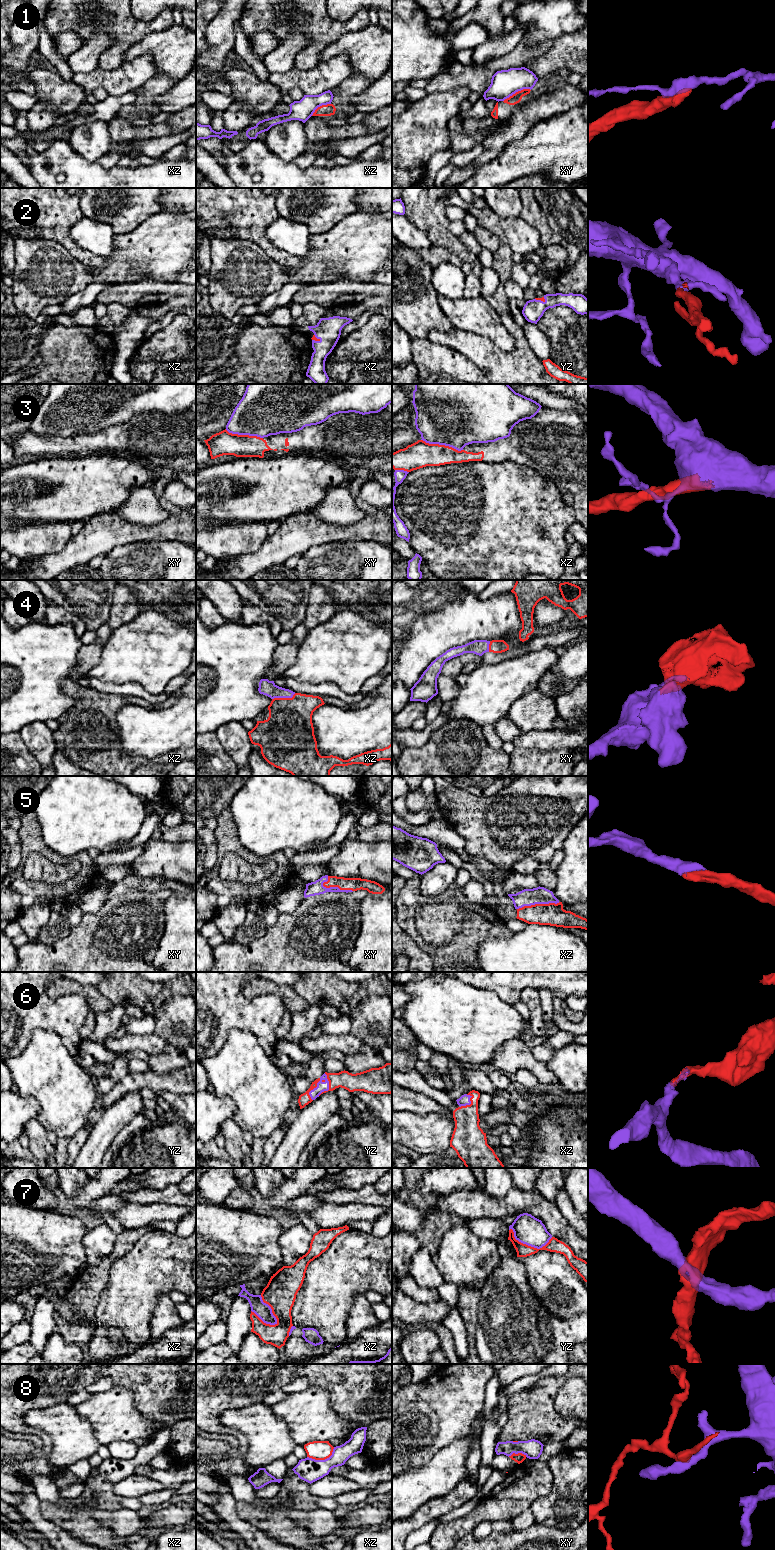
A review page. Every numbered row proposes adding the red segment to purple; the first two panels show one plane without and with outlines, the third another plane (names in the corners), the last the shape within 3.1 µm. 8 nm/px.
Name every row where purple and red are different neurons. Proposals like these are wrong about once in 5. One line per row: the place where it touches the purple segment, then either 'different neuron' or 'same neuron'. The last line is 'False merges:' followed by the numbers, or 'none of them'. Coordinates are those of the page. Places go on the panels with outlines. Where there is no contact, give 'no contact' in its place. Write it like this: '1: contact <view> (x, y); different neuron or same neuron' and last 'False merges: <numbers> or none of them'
1: contact xy (516, 91); different neuron
2: contact xz (316, 337); same neuron
3: contact xz (442, 444); different neuron
4: contact xz (283, 697); same neuron
5: contact xz (538, 903); same neuron
6: contact yz (314, 1088); same neuron
7: contact xz (271, 1309); different neuron
8: contact xz (322, 1460); different neuron
False merges: 1, 3, 7, 8

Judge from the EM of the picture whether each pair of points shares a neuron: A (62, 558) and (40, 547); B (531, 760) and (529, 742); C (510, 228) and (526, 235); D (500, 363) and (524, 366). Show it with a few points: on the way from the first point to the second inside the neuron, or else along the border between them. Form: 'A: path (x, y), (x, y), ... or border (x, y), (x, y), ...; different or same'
A: border (70, 538), (61, 550), (34, 557); different
B: border (515, 747), (549, 750); different
C: path (514, 228), (522, 235); same
D: path (506, 366), (518, 366); same

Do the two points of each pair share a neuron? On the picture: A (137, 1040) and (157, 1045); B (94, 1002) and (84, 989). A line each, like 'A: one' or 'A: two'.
A: one
B: one

